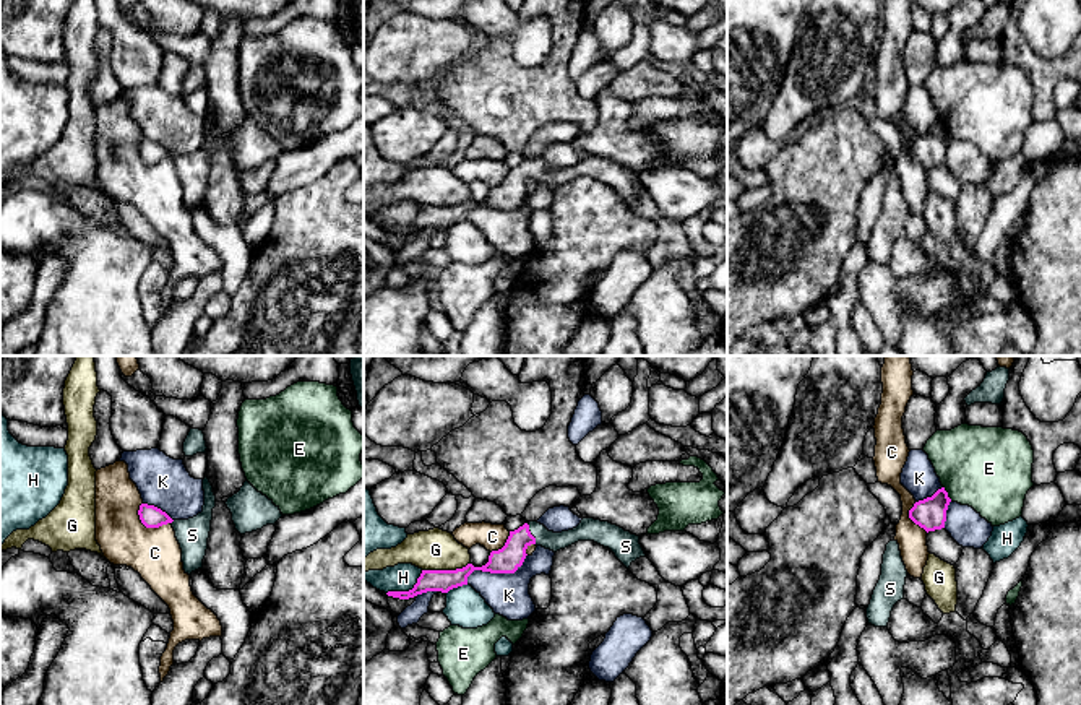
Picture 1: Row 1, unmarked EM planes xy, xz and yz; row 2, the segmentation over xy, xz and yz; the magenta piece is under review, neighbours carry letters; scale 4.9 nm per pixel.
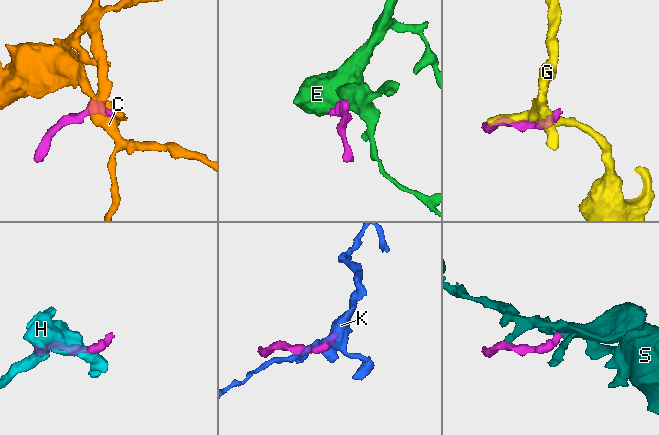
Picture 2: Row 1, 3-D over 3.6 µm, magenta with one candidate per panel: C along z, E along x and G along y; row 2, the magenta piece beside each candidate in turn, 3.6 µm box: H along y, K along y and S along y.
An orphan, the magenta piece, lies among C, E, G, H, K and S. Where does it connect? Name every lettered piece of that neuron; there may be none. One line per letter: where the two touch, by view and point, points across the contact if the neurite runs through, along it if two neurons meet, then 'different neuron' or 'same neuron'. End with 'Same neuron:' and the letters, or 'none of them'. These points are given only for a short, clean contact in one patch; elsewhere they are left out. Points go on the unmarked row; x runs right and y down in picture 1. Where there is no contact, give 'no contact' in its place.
C: contact xy (148, 163); border xy (138, 142), (138, 155), (146, 163), (169, 160); different neuron
E: contact yz (947, 130); border yz (943, 122), (951, 137); different neuron
G: contact xz (445, 207); different neuron
H: contact xz (409, 226); different neuron
K: contact xz (495, 208); different neuron
S: contact xz (529, 169); way xz (512, 192), (515, 184), (529, 169), (538, 169), (549, 176); same neuron
Same neuron: S

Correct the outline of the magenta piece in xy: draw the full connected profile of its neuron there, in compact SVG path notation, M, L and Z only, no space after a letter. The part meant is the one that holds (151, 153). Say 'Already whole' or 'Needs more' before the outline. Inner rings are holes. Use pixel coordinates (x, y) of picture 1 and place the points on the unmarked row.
Needs more. M206 112L203 115L203 127L203 148L188 156L172 156L161 145L148 140L141 140L138 146L140 156L146 164L159 164L167 159L172 161L182 185L183 206L188 211L198 205L203 205L203 195L206 192L211 167L213 145L216 143L216 132Z

